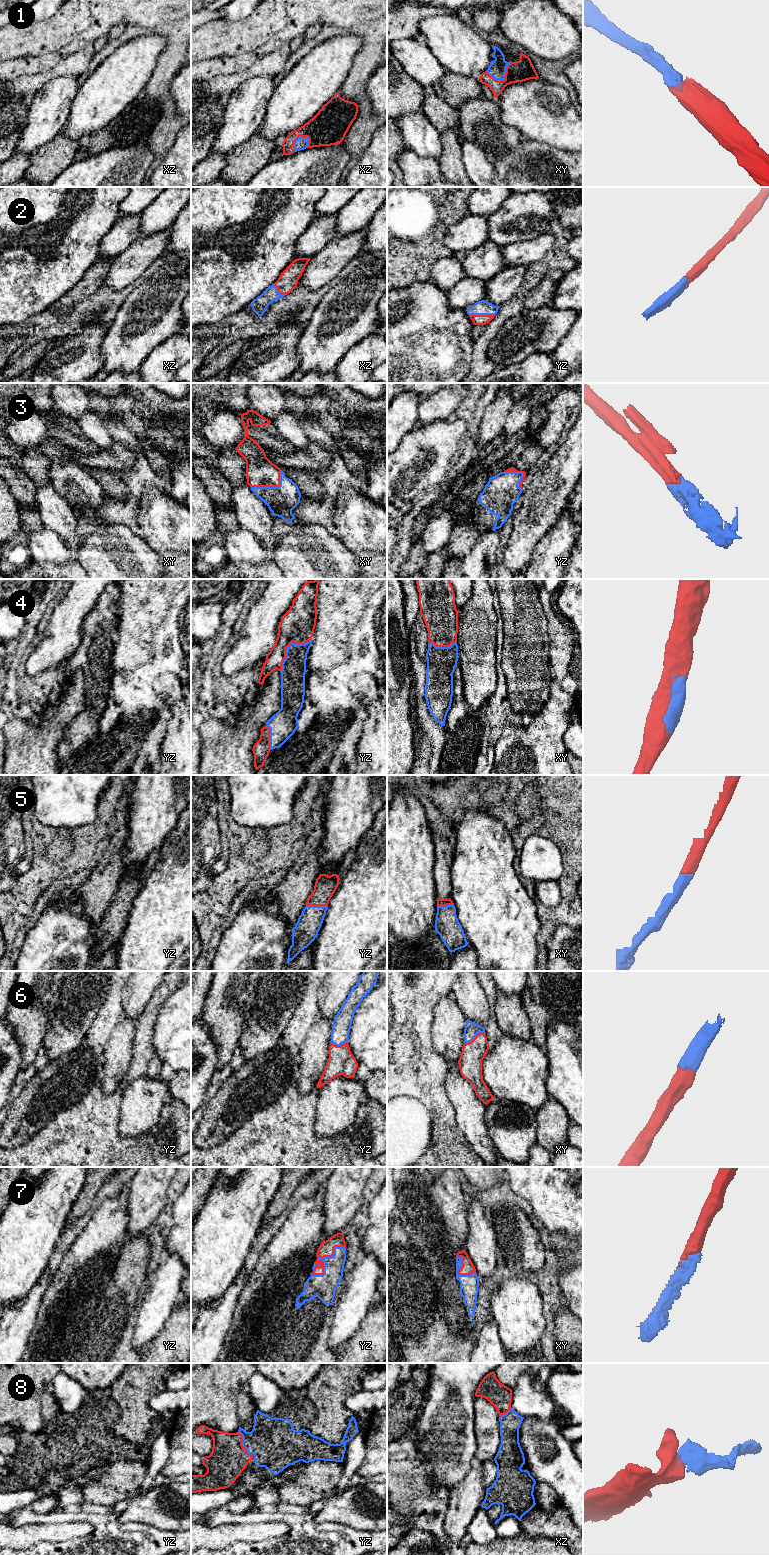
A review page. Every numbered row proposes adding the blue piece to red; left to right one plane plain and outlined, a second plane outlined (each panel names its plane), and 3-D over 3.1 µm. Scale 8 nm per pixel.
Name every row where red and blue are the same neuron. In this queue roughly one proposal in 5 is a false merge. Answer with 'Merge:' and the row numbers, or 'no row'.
Merge: 1, 2, 3, 4, 5, 6, 7, 8

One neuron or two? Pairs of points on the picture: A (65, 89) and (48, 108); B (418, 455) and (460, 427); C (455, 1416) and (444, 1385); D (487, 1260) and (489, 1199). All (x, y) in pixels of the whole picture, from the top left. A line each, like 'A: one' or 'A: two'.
A: one
B: one
C: one
D: two

